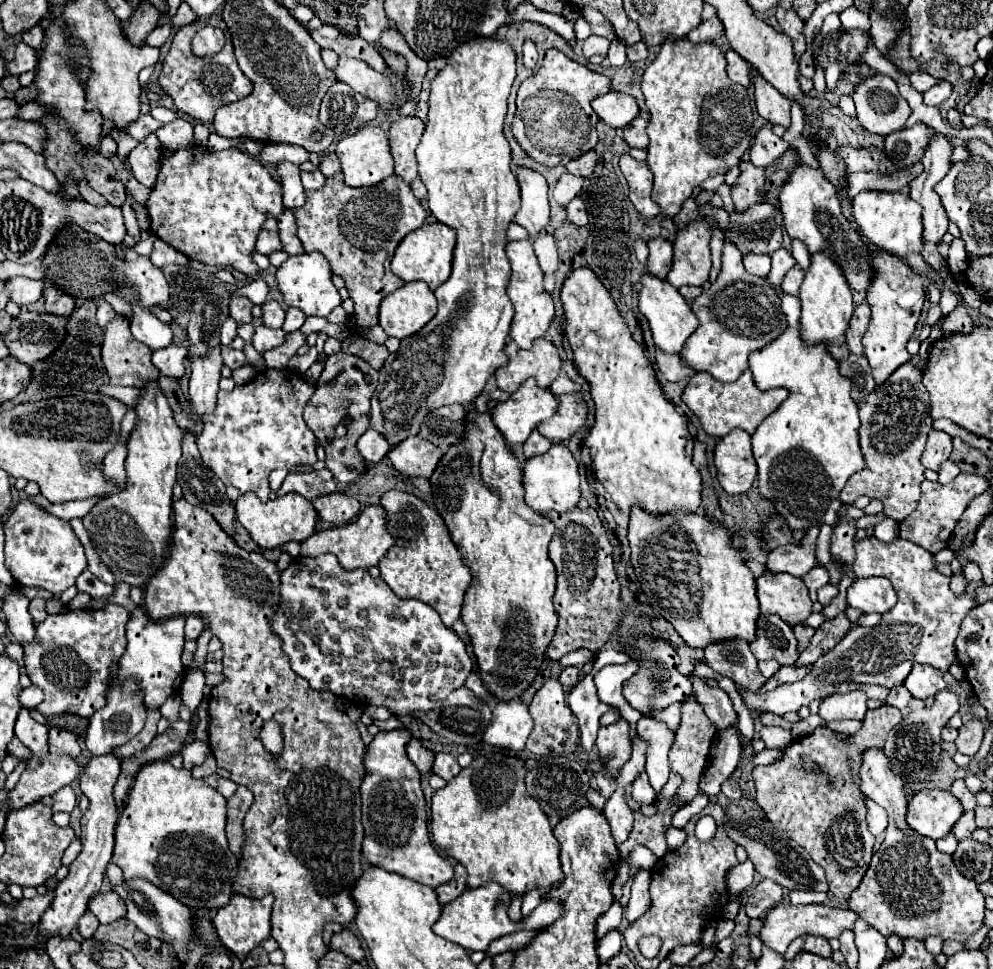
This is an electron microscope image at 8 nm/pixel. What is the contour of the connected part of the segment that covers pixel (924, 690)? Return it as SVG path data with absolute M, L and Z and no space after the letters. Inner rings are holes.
M916 664L912 666L912 672L904 680L904 686L910 690L914 698L926 700L928 696L934 696L936 692L946 688L946 682L942 680L942 672L928 666L928 664Z

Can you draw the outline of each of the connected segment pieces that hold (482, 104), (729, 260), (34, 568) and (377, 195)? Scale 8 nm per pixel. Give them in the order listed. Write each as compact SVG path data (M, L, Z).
M486 38L486 40L472 40L472 42L466 42L464 46L456 48L450 58L448 58L448 64L438 72L438 76L432 80L432 92L430 92L430 110L428 110L428 124L426 124L426 130L424 130L424 136L420 140L420 146L416 150L416 158L418 158L418 172L420 172L420 178L424 182L424 186L428 188L428 206L432 210L432 214L436 216L438 222L450 226L456 230L458 234L458 242L456 242L456 252L454 252L454 262L452 262L452 274L448 278L448 282L444 282L444 286L438 286L434 290L436 298L438 298L438 314L424 326L424 330L416 332L414 336L408 336L402 340L400 344L400 350L398 354L390 354L384 368L380 370L380 380L378 380L378 386L376 386L376 392L372 396L372 414L370 414L370 422L376 430L380 430L388 442L392 446L396 446L398 442L402 442L404 438L408 438L410 434L418 434L420 430L420 424L422 424L422 418L434 410L434 408L440 408L440 406L446 406L446 404L468 404L470 400L474 400L476 396L482 394L486 382L490 380L490 376L500 368L504 366L506 360L506 354L504 354L504 344L506 340L510 338L510 324L512 324L512 318L514 318L514 306L508 298L508 292L506 292L506 286L510 282L510 260L506 256L506 230L510 226L510 222L514 220L514 214L516 210L520 208L520 186L518 186L518 180L510 168L510 162L512 162L512 154L510 154L510 144L508 140L504 138L504 120L506 120L506 100L508 100L508 94L510 94L510 88L512 88L512 82L516 78L516 54L512 50L510 44L506 42L498 42L498 40L492 40L492 38Z
M724 238L722 246L722 272L718 280L694 300L692 310L698 316L700 326L684 344L682 360L694 370L710 372L720 382L738 380L738 376L748 370L748 356L770 344L788 328L780 296L766 286L764 278L750 276L744 270L742 254L728 238Z
M20 500L16 504L16 508L8 514L4 522L4 532L6 568L20 586L38 586L52 594L60 594L70 588L80 576L80 572L84 572L86 568L84 546L74 534L70 522L52 516L32 500Z
M336 174L332 178L326 178L324 188L308 192L306 204L300 210L294 210L294 216L298 220L298 238L302 240L304 250L316 250L324 254L332 266L332 272L340 274L346 280L346 288L350 292L350 298L354 300L354 314L350 316L350 320L352 326L358 328L358 334L362 336L362 332L370 330L372 326L378 326L380 302L386 298L386 294L404 286L404 280L390 272L390 260L394 256L394 250L400 244L400 240L418 226L422 226L426 218L426 210L422 208L420 200L412 194L410 184L406 184L394 174L392 178L380 182L380 186L350 188L344 184L342 174Z

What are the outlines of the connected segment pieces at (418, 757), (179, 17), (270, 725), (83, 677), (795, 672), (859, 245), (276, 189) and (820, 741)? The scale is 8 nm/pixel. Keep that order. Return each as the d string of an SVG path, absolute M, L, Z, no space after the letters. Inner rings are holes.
M416 736L410 738L408 746L406 746L406 752L410 756L410 760L416 764L416 768L420 770L420 774L426 774L426 772L432 772L432 760L434 760L434 754L430 750L426 750L420 740Z
M182 2L180 6L178 6L178 12L174 14L174 16L162 16L160 18L160 22L158 22L158 26L164 26L164 24L170 24L172 28L180 28L180 26L184 26L184 24L190 24L190 22L194 22L194 20L198 20L198 16Z
M266 722L260 730L262 742L266 746L266 750L270 750L270 754L280 754L282 750L282 730L280 726L276 726L276 722Z
M106 604L104 608L88 608L88 610L68 610L62 614L46 616L46 620L36 624L36 644L32 642L24 650L24 664L28 670L28 676L34 686L42 688L44 700L36 706L36 710L44 716L52 714L78 714L84 718L90 718L96 710L106 706L106 694L112 688L112 666L120 662L120 658L126 652L126 624L130 620L130 614L118 606L118 604Z
M782 666L772 678L778 680L778 684L784 684L784 682L796 682L800 678L804 678L808 674L808 666L806 668L794 668L794 666Z
M800 164L782 186L778 198L788 236L804 242L810 254L826 254L844 270L844 278L852 290L866 292L876 274L872 252L866 238L852 226L848 218L844 218L834 184L830 184L820 170Z
M192 144L178 150L162 150L158 180L150 190L146 210L150 216L150 230L154 232L154 236L162 238L166 244L176 248L190 260L220 268L228 266L244 272L246 276L256 276L260 268L252 260L252 254L256 252L258 232L270 216L278 218L280 214L284 214L286 208L282 204L282 184L274 180L268 168L260 164L256 158L252 158L246 152L240 152L238 148L216 152Z
M884 704L878 710L868 710L862 728L848 738L840 738L828 726L818 726L810 736L794 740L780 760L768 766L756 766L752 772L756 802L766 812L772 826L804 846L826 870L830 892L846 902L866 874L874 848L874 836L866 822L866 796L860 790L862 754L868 748L882 748L888 732L902 722L902 718L898 708ZM802 756L808 756L818 770L808 772Z

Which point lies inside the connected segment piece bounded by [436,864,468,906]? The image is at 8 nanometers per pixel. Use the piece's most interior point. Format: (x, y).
(447, 892)

